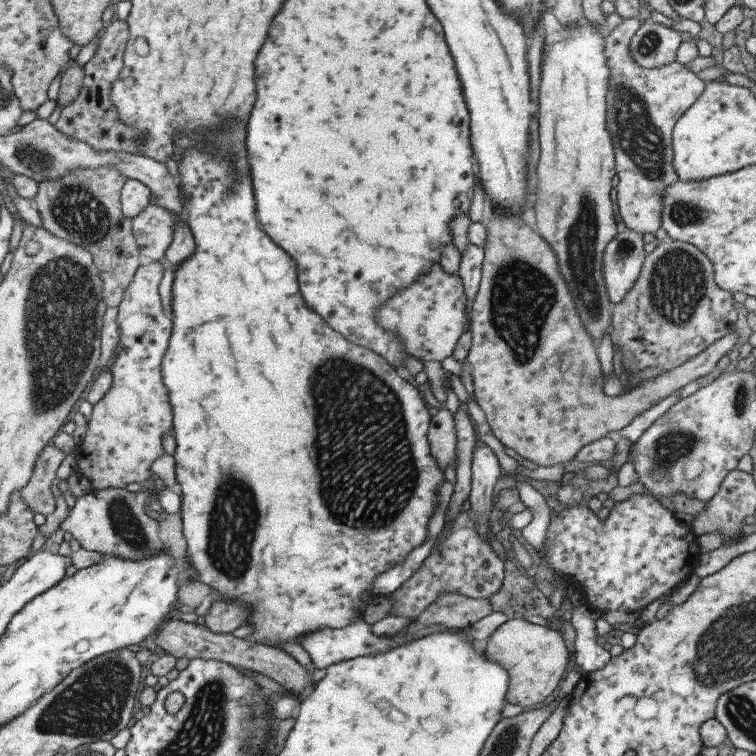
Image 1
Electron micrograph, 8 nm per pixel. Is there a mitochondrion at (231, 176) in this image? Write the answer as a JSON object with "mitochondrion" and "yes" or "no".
{"mitochondrion":"yes"}

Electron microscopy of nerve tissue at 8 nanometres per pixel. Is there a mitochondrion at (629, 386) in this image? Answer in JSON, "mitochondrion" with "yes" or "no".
{"mitochondrion":"no"}

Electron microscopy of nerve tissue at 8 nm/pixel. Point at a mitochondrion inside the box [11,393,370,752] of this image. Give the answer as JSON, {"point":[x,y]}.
{"point":[92,705]}

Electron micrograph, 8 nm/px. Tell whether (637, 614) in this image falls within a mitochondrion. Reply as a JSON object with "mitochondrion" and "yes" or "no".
{"mitochondrion":"no"}

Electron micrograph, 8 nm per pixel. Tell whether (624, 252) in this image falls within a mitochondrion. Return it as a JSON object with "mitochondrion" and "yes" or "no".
{"mitochondrion":"yes"}

